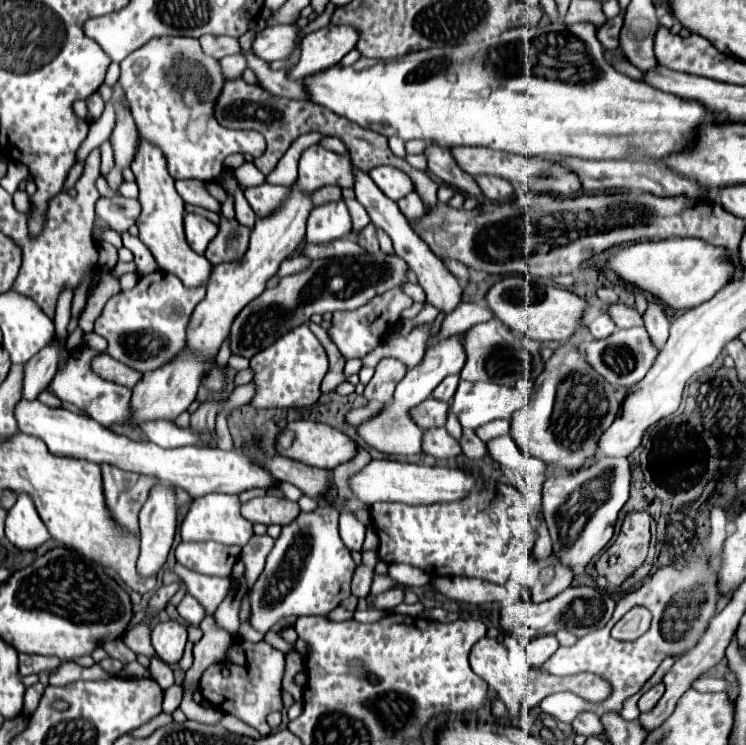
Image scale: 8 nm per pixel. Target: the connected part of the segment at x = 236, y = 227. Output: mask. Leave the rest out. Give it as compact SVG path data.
M219 213L219 233L209 243L205 257L211 261L211 265L219 265L225 261L239 261L243 253L247 253L251 229L243 229L243 225L237 223L237 219L225 219Z

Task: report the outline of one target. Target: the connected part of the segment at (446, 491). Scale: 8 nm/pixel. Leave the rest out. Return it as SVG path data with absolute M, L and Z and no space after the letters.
M371 459L361 471L349 477L349 489L367 507L371 507L377 501L397 501L397 503L411 503L411 505L453 501L469 495L477 487L479 487L479 479L459 469L449 469L443 465L427 467L427 465L393 461L393 459Z

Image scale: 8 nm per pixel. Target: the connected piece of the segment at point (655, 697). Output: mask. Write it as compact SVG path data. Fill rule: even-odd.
M663 683L653 685L653 687L639 699L639 709L641 709L641 713L651 711L651 709L659 703L659 699L663 697L663 693L665 693L665 685L663 685Z

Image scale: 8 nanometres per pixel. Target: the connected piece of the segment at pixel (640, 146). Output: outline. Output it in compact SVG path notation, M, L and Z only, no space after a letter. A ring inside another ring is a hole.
M555 21L533 29L517 27L475 45L413 51L387 63L385 59L361 57L349 67L337 63L323 73L303 77L301 83L309 101L385 137L425 139L445 149L459 145L489 147L523 157L571 155L655 161L681 153L693 141L699 125L727 121L725 113L709 113L697 101L683 101L615 71L603 55L603 45L591 23L565 25Z

